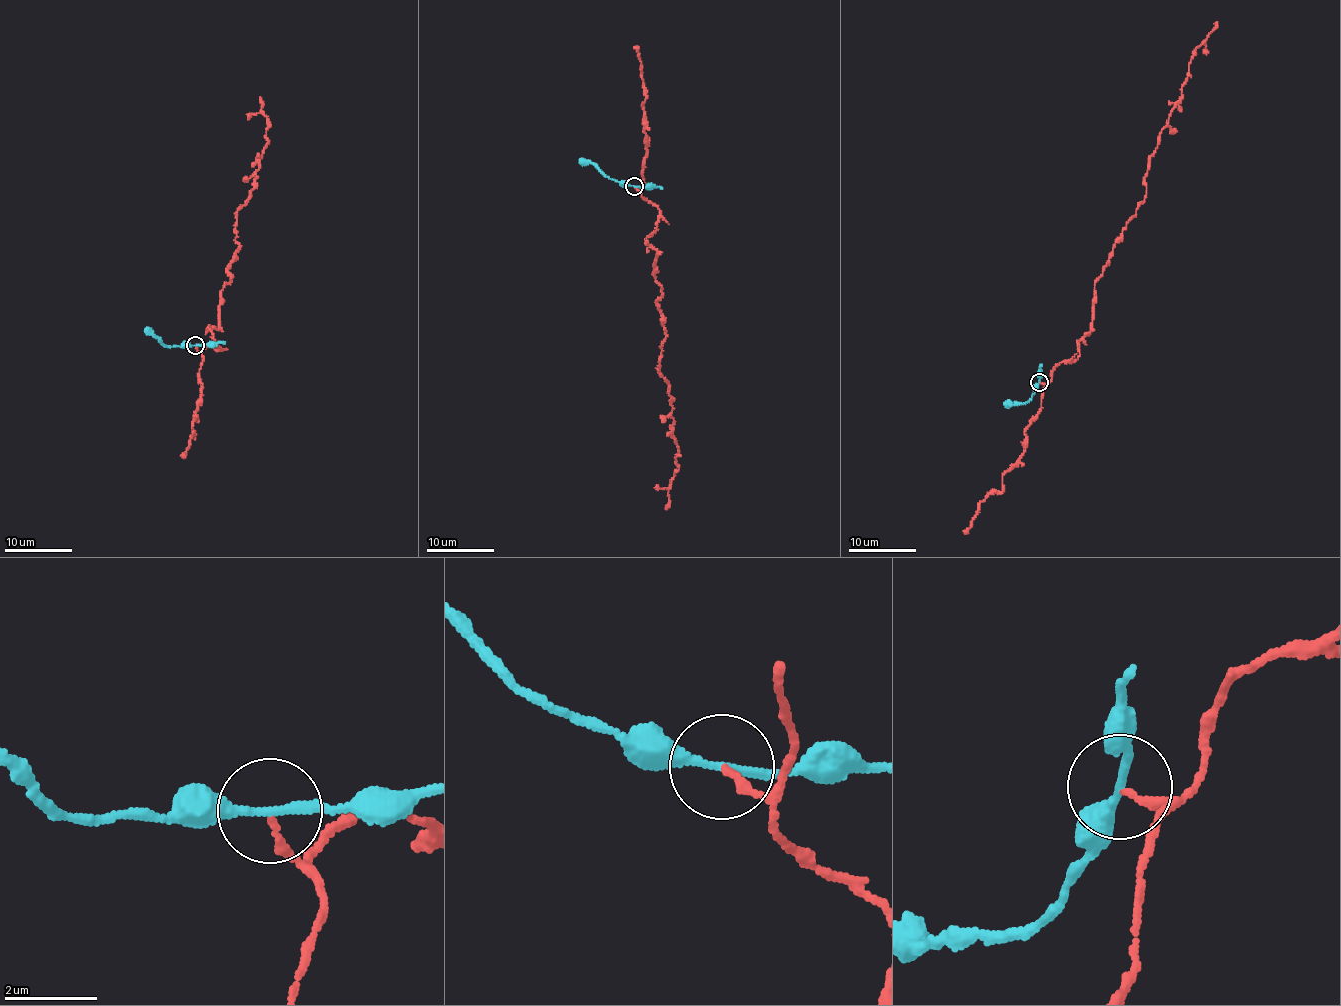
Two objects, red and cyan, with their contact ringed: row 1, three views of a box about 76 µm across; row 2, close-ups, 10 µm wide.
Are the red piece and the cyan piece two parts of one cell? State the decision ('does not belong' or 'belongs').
does not belong

